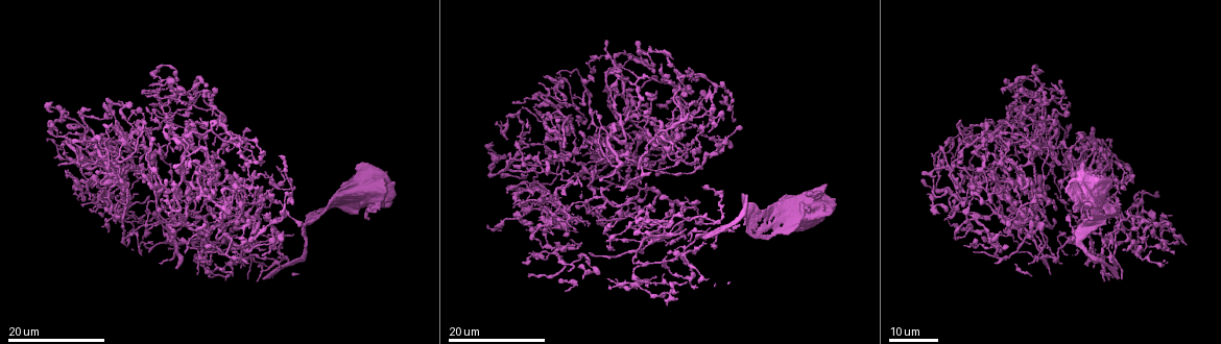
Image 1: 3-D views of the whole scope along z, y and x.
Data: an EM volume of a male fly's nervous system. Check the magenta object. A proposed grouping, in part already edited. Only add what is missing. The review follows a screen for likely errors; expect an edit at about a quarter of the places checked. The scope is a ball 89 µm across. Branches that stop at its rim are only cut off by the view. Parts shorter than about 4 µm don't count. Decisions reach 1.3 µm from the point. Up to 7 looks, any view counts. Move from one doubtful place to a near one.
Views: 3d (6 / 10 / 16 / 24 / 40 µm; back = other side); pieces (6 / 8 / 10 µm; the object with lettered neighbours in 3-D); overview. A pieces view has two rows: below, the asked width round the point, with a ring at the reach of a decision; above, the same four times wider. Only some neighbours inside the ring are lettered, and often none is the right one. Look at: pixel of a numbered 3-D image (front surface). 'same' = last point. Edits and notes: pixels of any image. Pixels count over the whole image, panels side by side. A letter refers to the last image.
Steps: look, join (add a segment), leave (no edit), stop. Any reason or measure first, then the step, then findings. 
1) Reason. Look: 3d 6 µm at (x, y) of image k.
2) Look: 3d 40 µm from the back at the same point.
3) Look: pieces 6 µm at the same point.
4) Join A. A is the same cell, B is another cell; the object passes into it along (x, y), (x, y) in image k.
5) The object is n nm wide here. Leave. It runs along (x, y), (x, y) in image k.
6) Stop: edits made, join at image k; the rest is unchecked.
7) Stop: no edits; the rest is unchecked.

An open end. Look: 3d 24 µm at (702, 186) of image 1.

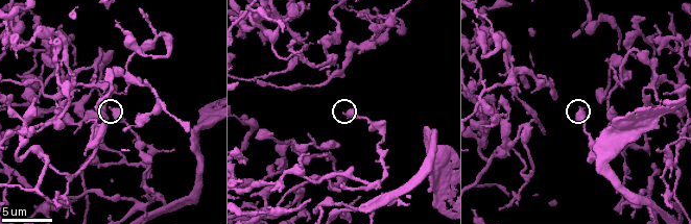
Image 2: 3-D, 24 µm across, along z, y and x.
Look: pieces 6 µm at (112, 107) of image 2.

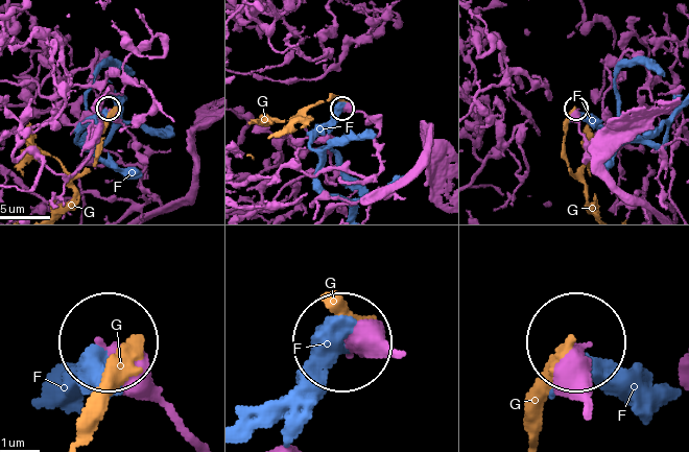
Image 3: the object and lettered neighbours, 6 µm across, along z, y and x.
Leave. F and G are other cells; it runs along (593, 391), (576, 345) in image 3; no lettered segment goes on from it.

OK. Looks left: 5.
An open end. Look: 3d 24 µm at (1056, 128) of image 1.

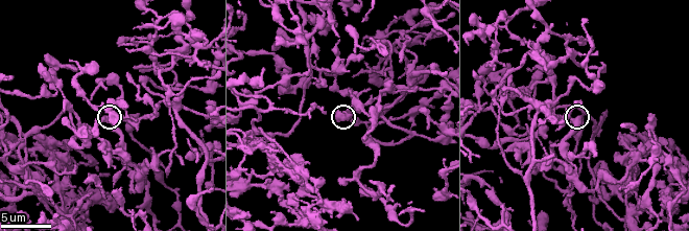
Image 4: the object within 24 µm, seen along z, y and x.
Look: pieces 8 µm at (579, 116) of image 4.

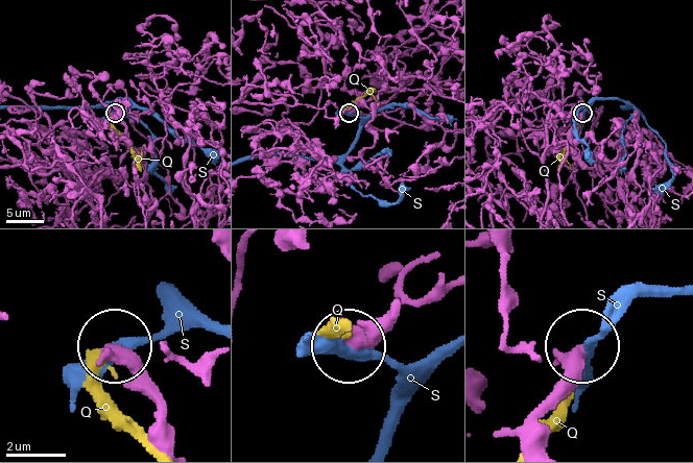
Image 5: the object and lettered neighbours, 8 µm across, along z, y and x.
The object is 440 nm wide here. Leave. Q and S are other cells; it runs along (389, 313), (347, 340) in image 5; no lettered segment goes on from it.

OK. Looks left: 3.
Free end. Look: pieces 8 µm at (401, 61) of image 4.

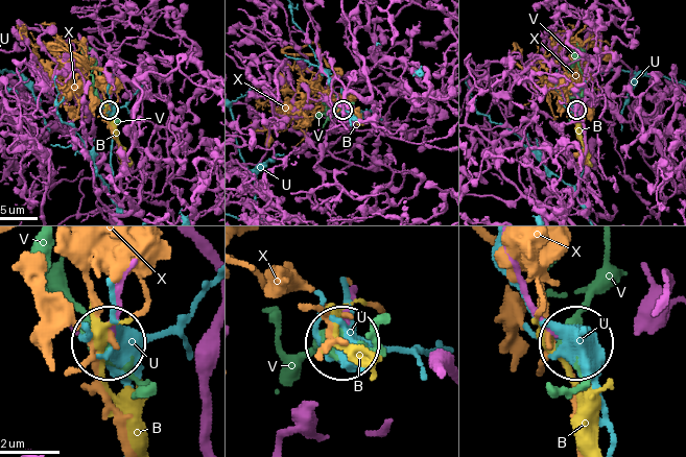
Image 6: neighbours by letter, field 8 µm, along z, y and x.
Leave. B, U, V and X are other cells; none of them fits.

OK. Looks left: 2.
Thick end. Look: 3d 10 µm at (120, 103) of image 4.

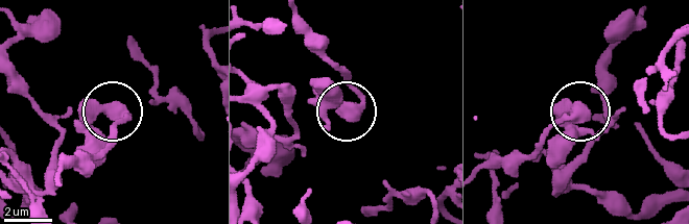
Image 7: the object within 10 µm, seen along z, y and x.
Look: pieces 8 µm at (343, 114) of image 7.

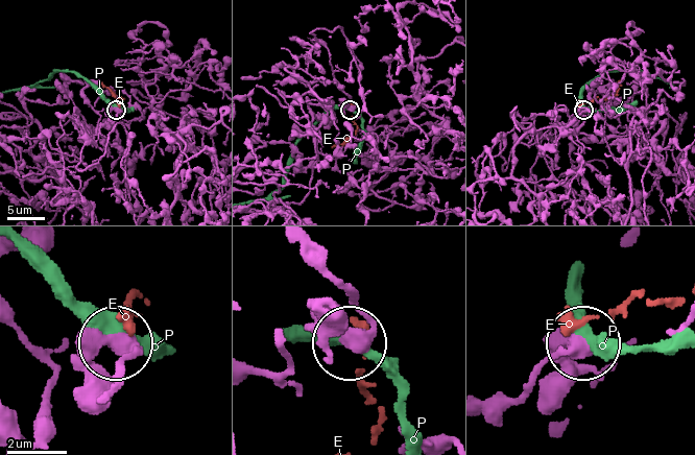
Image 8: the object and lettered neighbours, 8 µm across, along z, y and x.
Leave. E and P are other cells; it runs along (329, 30), (311, 33), (328, 51), (351, 109) in image 8; no lettered segment goes on from it.

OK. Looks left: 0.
Stop: no edits; the rest is unchecked.

